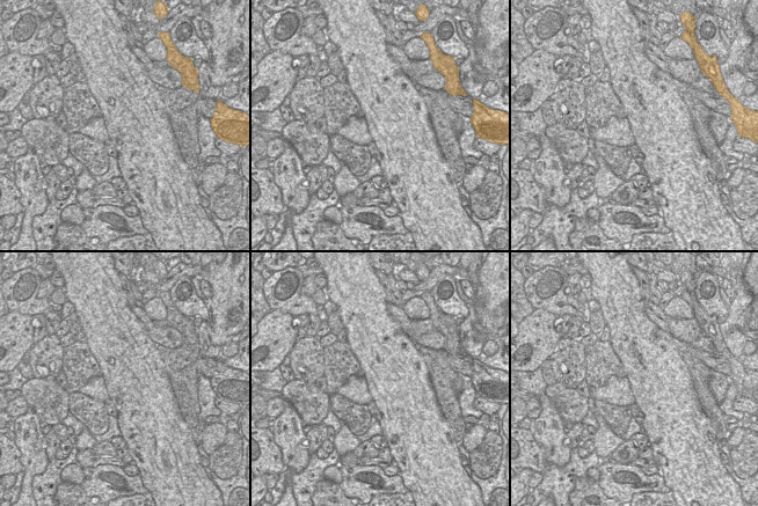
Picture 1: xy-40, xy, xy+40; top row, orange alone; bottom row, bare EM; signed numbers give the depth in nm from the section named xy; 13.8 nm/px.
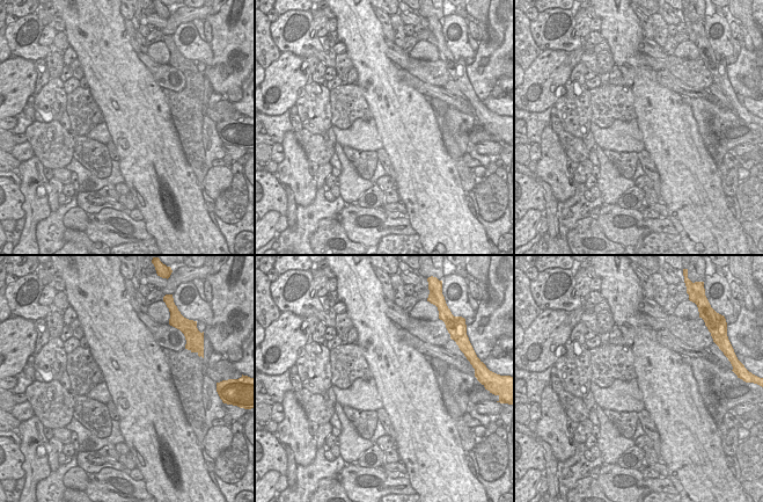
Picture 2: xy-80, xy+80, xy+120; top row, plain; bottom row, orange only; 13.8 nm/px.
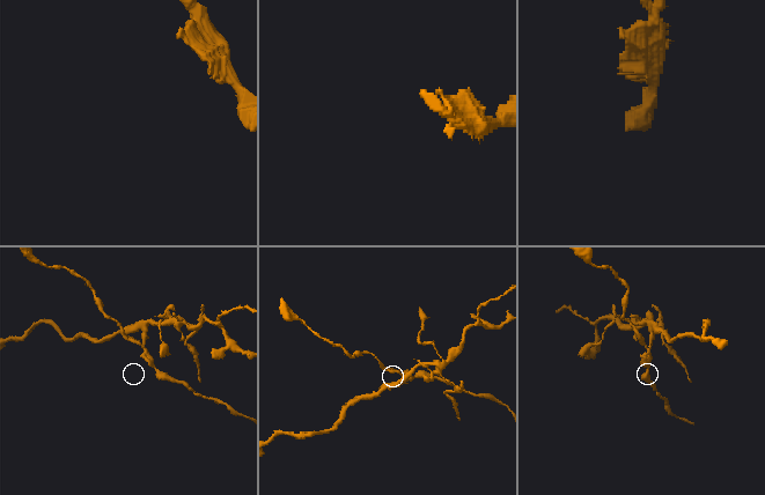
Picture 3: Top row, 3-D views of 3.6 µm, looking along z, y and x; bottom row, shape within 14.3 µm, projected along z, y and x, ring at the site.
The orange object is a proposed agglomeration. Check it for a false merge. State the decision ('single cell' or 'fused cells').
fused cells

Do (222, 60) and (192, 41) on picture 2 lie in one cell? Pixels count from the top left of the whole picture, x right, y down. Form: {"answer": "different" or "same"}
{"answer": "different"}

